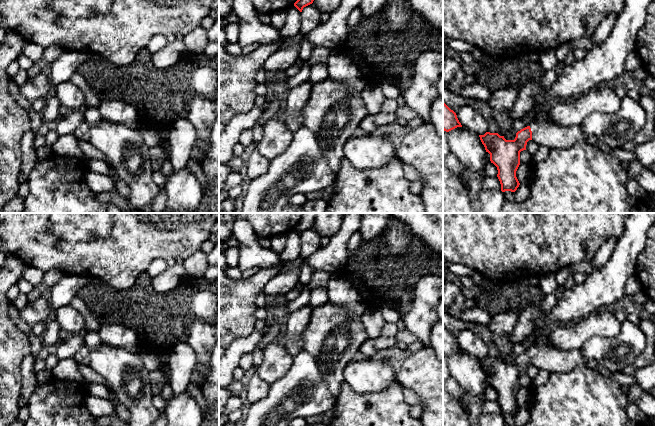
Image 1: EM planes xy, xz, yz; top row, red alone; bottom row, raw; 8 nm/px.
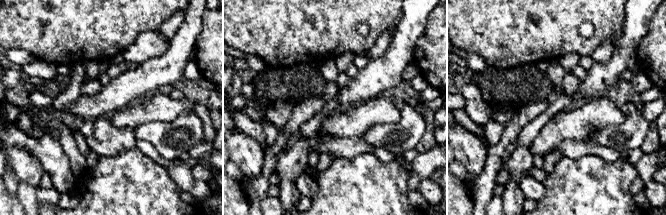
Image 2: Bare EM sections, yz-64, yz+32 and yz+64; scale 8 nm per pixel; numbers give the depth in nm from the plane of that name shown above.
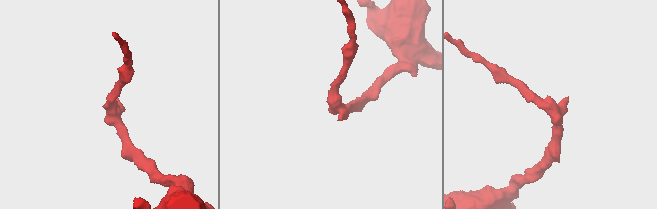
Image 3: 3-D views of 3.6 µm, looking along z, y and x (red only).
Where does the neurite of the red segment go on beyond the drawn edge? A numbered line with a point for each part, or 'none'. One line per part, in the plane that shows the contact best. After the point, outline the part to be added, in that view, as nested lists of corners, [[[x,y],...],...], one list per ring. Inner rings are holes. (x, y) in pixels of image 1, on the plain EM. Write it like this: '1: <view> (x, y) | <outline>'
1: yz (544, 355) | [[[542,334],[530,349],[532,364],[550,373],[570,372],[579,366],[586,366],[586,358],[580,350],[562,350],[553,346]]]

